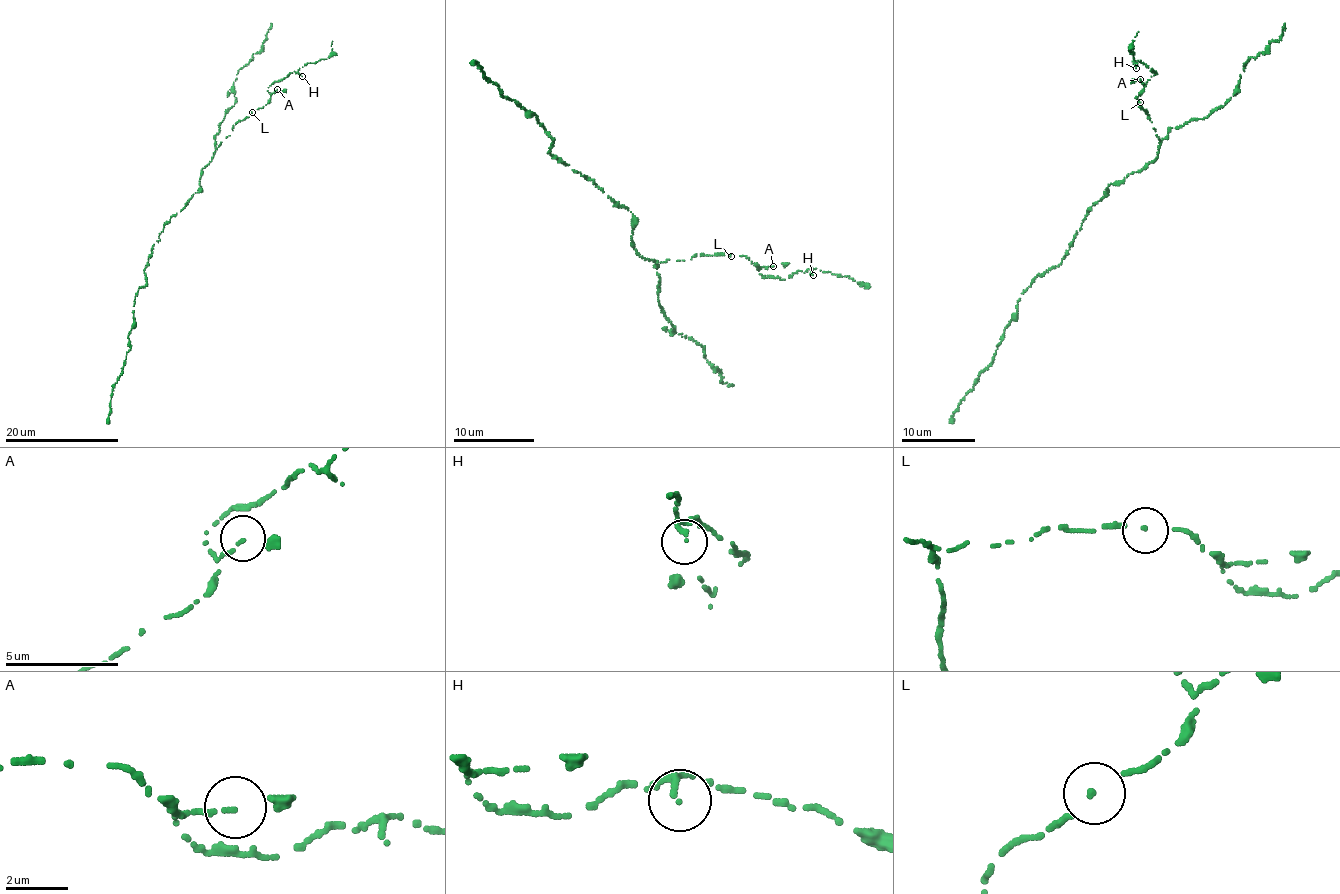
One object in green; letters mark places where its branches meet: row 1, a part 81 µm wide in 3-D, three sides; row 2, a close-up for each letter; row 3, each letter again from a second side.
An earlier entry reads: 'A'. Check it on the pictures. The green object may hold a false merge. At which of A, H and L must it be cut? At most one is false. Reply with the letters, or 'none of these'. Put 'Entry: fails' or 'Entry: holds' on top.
Entry: fails
none of these

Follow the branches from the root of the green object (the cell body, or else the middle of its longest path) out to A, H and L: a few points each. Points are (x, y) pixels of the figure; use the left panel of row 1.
A: (193, 196), (200, 190), (202, 169), (218, 145), (230, 135), (233, 125), (262, 108), (277, 89)
H: (193, 196), (200, 190), (202, 169), (230, 135), (233, 125), (267, 103), (269, 85), (294, 71), (302, 76)
L: (193, 196), (200, 190), (202, 169), (215, 150), (230, 135), (233, 125), (252, 113)

